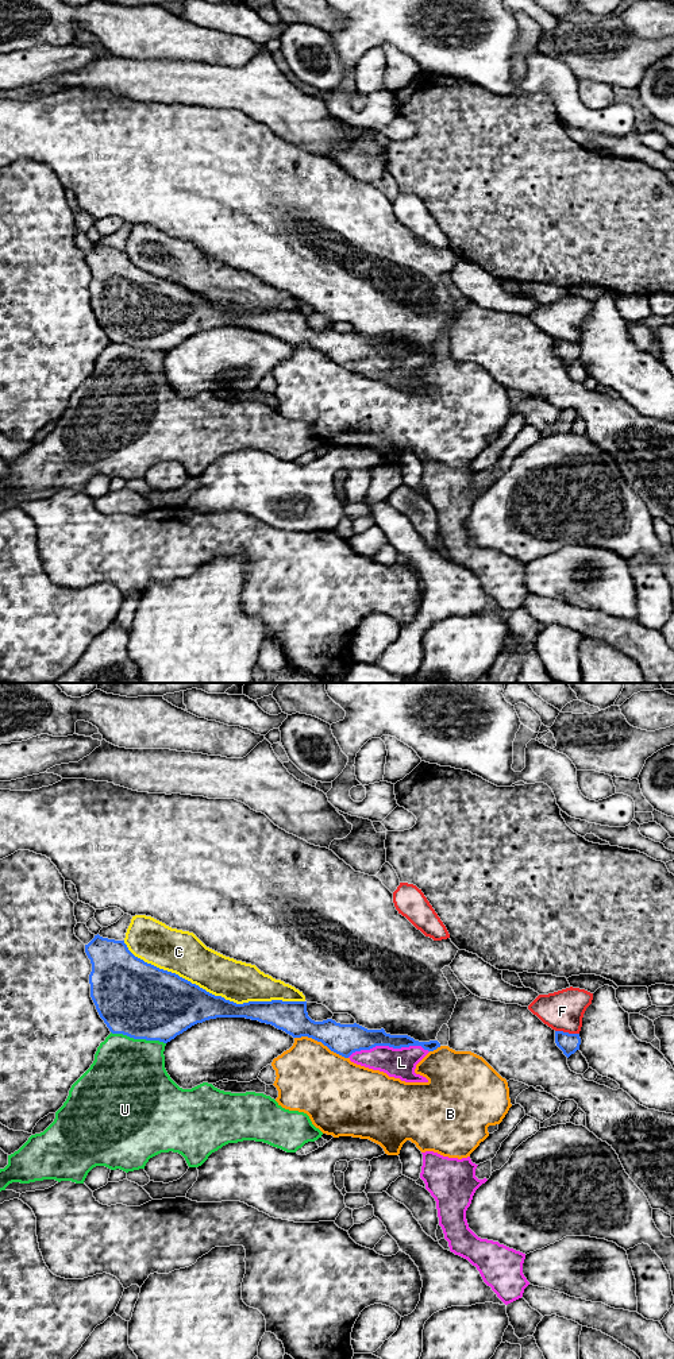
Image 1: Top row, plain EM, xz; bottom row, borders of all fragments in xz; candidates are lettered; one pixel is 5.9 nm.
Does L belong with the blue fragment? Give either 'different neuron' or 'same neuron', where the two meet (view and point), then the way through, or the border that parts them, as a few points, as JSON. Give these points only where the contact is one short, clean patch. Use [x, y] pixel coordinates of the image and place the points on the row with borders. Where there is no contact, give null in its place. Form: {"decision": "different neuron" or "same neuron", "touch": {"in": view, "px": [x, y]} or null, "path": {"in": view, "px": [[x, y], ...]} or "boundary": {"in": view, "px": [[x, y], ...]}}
{"decision": "same neuron", "touch": {"in": "xz", "px": [388, 1045]}}

